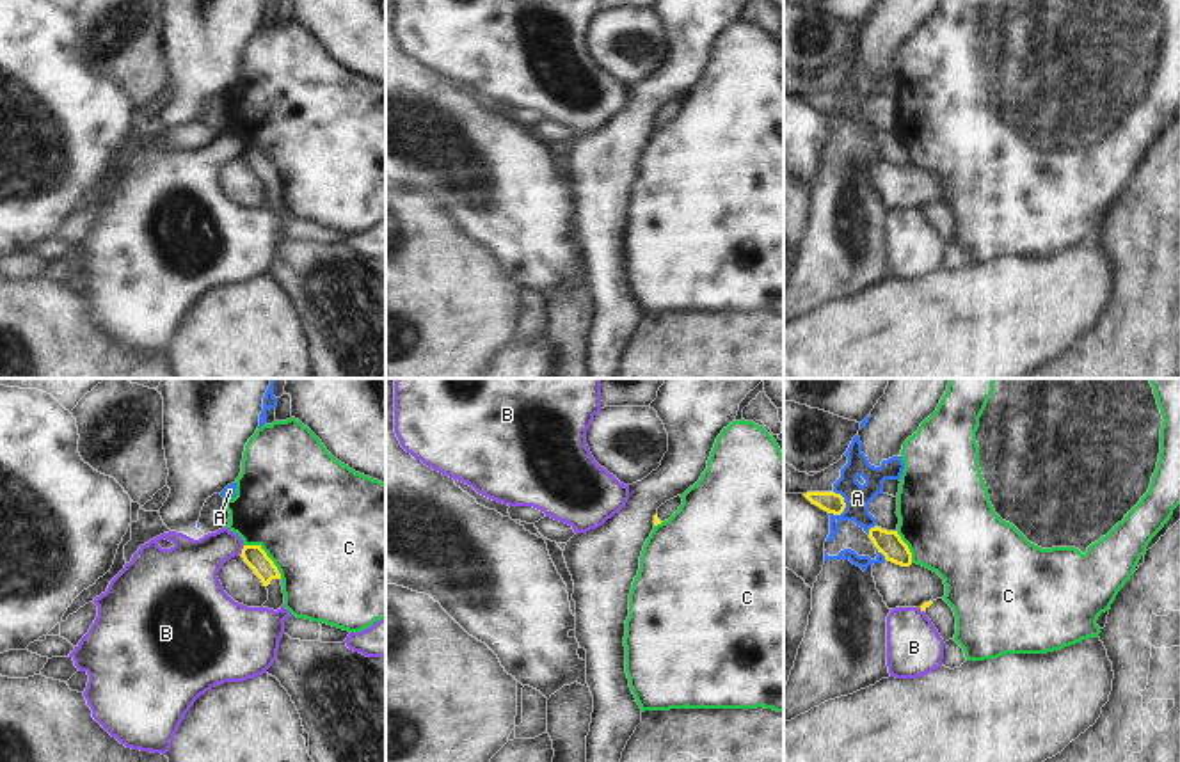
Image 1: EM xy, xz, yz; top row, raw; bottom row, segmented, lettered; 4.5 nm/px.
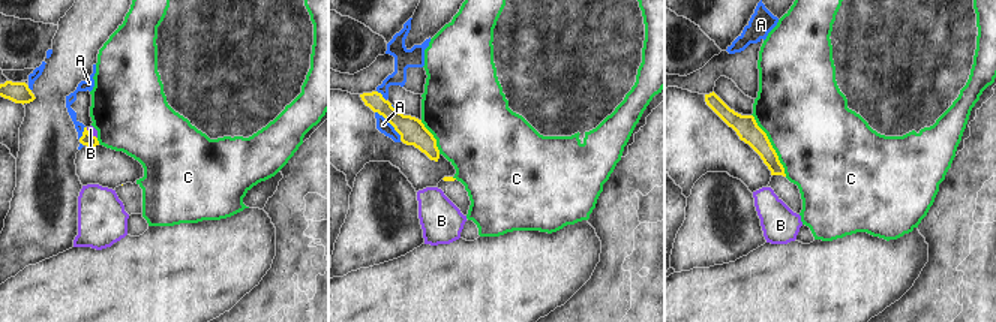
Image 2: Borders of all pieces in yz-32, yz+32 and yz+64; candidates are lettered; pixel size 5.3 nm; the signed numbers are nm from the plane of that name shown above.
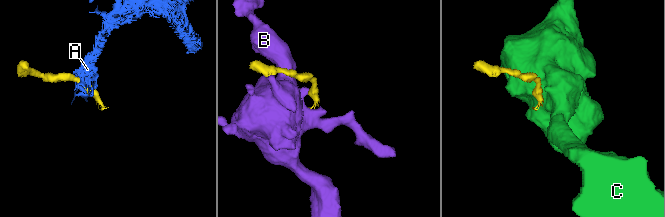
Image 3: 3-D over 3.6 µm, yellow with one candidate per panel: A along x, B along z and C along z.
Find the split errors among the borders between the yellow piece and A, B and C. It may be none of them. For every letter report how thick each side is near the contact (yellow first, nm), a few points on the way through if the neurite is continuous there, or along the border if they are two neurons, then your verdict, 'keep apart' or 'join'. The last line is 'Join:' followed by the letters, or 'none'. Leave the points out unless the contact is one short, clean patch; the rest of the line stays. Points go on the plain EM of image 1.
A: 100 nm thick on the yellow side, 120 nm on the other; keep apart
B: 100 nm thick on the yellow side, 240 nm on the other; keep apart
C: 100 nm thick on the yellow side, 480 nm on the other; border along xy (244, 146), (256, 146), (281, 180); keep apart
Join: none

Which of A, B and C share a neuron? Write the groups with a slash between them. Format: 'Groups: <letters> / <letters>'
Groups: A / B / C.

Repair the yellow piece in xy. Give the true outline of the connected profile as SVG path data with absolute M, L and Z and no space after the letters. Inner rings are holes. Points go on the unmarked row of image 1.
M243 147L240 158L268 192L268 202L263 206L263 210L274 213L281 211L281 208L284 206L284 195L281 188L281 176L274 163L267 158L261 147Z

